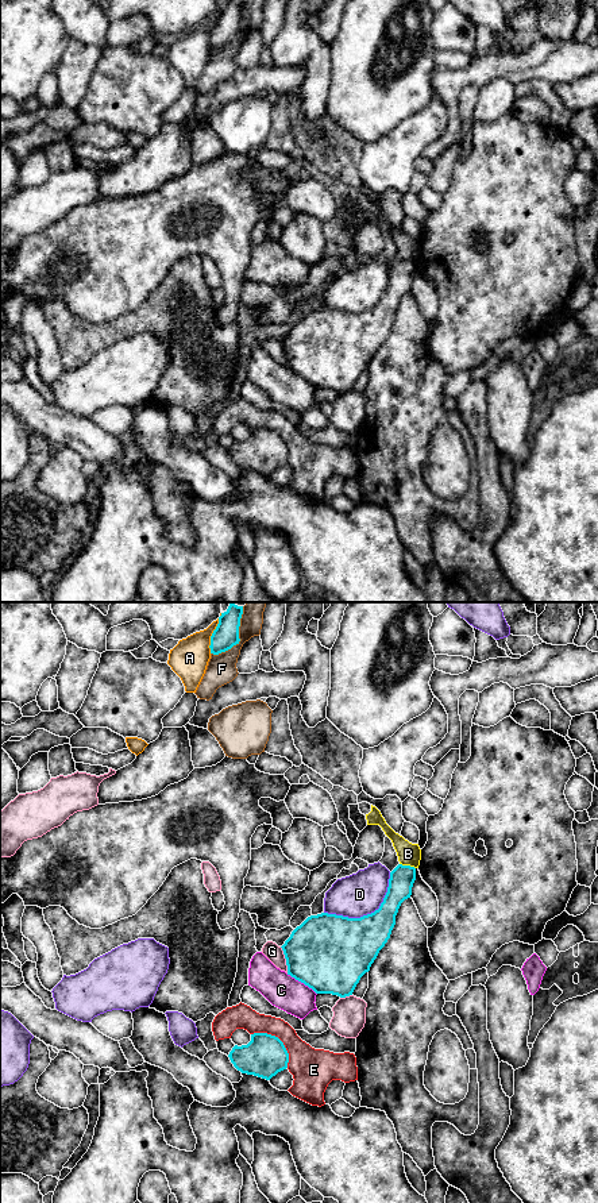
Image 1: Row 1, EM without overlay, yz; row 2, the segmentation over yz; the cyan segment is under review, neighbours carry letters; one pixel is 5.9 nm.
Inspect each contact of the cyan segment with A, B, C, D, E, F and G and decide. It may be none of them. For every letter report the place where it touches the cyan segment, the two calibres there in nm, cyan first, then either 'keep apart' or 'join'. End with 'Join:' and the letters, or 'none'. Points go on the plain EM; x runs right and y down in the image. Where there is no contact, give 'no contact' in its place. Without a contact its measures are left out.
A: contact yz (211, 31); calibres 150 and 220 nm; keep apart
B: contact yz (408, 261); calibres 150 and 130 nm; keep apart
C: contact yz (301, 377); calibres 460 and 200 nm; keep apart
D: contact yz (369, 309); calibres 380 and 260 nm; keep apart
E: contact yz (280, 435); calibres 240 and 240 nm; keep apart
F: contact yz (238, 33); calibres 150 and 180 nm; keep apart
G: contact yz (286, 355); calibres 460 and 100 nm; keep apart
Join: none

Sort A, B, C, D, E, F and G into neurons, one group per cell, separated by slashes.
A / B / C / D / E / F / G

